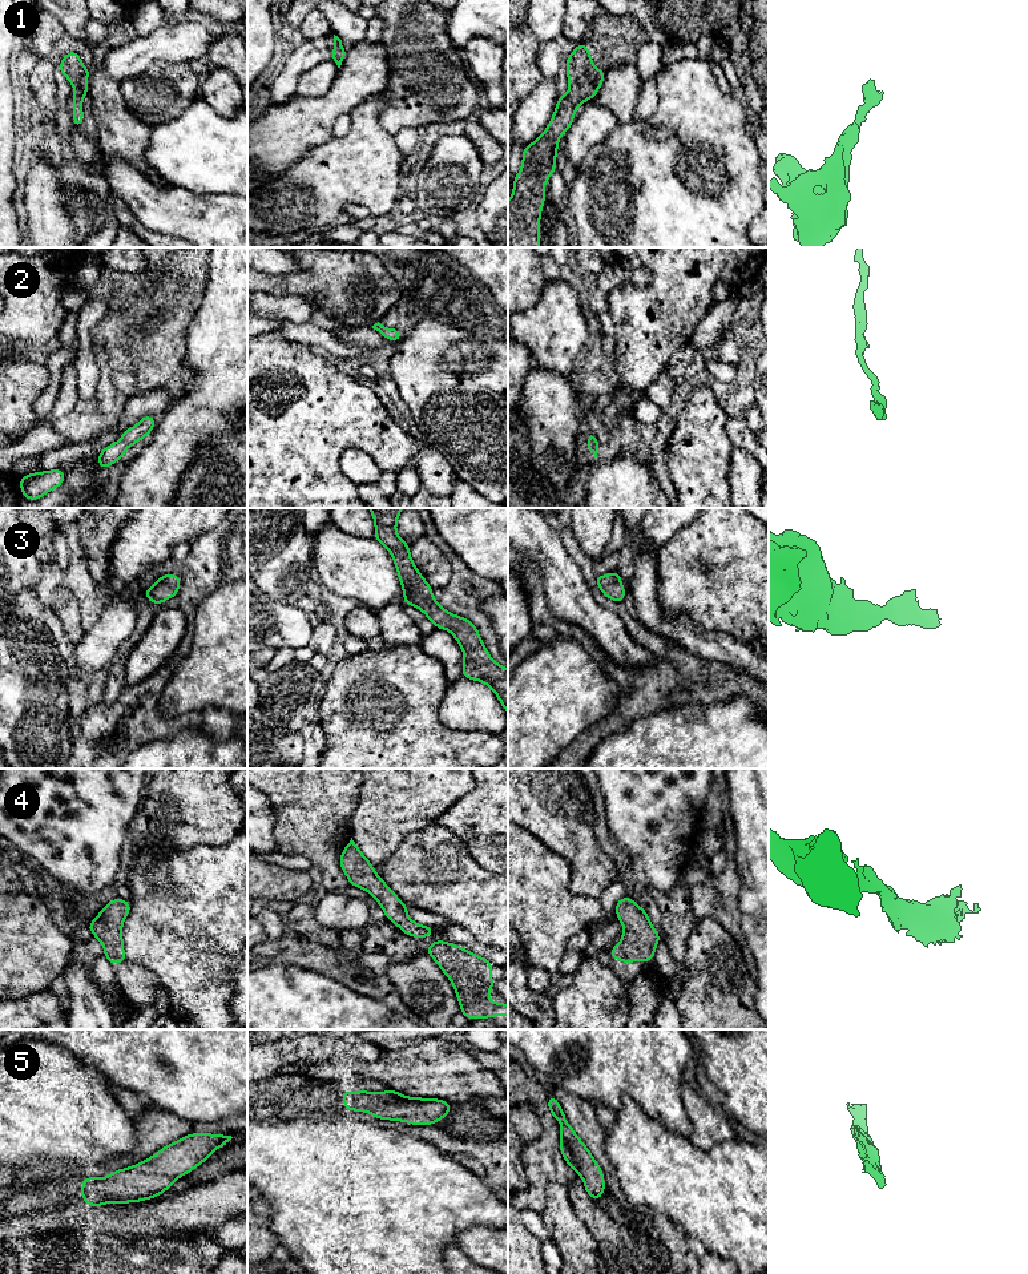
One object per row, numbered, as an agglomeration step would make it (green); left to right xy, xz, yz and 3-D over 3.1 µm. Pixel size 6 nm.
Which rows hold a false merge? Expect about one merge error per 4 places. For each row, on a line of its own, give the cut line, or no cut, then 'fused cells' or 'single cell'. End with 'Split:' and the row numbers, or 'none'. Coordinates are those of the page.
1: no cut | single cell
2: no cut | single cell
3: no cut | single cell
4: no cut | single cell
5: no cut | single cell
Split: none

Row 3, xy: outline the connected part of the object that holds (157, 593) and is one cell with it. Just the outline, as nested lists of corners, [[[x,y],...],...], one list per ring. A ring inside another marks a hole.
[[[164,574],[154,585],[145,590],[144,596],[150,600],[152,604],[162,604],[168,598],[178,594],[181,580],[178,574]]]

